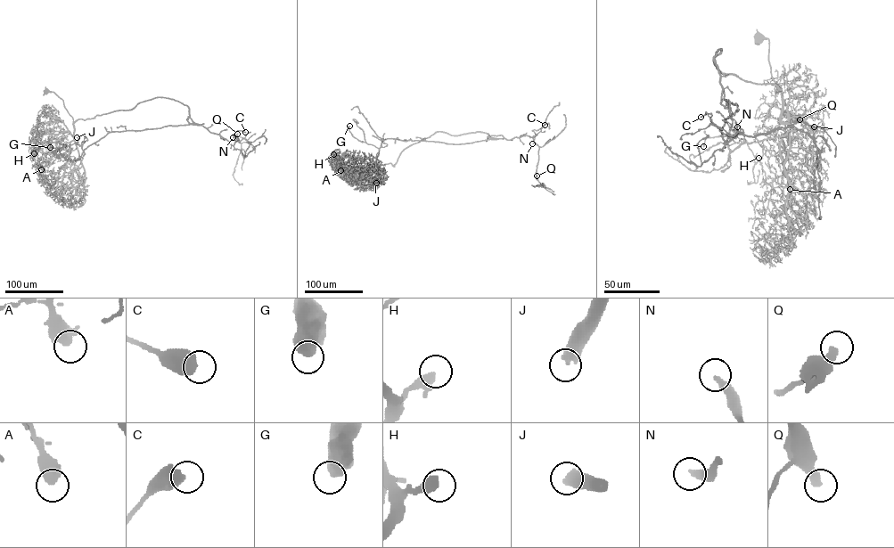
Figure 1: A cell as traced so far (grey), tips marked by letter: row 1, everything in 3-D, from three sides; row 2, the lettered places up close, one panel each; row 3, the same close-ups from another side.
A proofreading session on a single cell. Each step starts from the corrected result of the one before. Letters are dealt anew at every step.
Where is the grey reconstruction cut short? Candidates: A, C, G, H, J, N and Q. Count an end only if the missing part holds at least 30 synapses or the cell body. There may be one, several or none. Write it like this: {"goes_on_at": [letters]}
{"goes_on_at": ["J", "N", "Q"]}

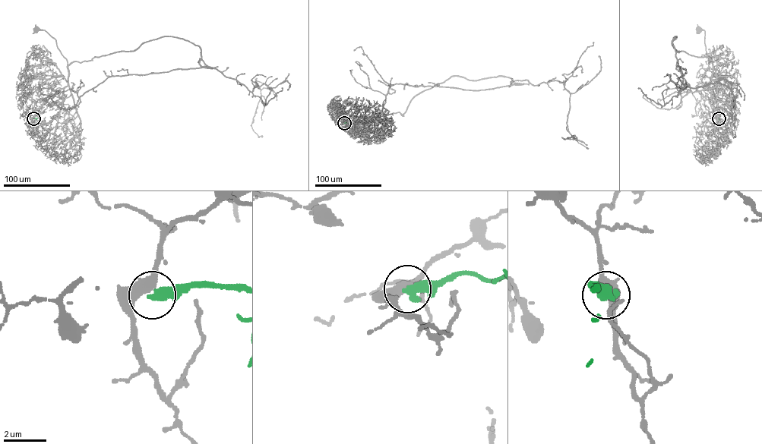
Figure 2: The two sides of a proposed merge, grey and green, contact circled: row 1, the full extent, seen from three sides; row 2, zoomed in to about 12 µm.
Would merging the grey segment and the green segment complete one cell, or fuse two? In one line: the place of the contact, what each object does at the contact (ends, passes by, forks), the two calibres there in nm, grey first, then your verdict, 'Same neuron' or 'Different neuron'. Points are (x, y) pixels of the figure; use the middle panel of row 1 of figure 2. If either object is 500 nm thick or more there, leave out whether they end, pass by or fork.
Place: (344, 123). At the ring grey passes by. At the ring green ends. Thickness 440 nm (grey) against 480 nm. Different neuron

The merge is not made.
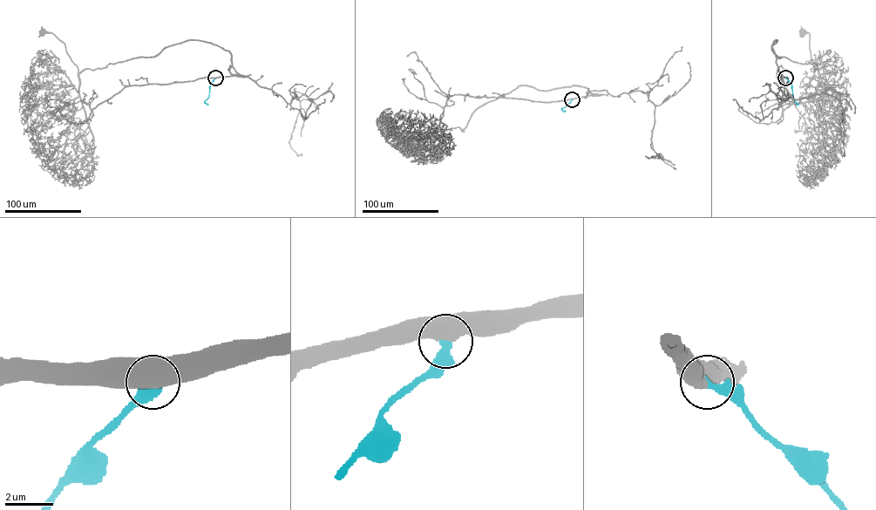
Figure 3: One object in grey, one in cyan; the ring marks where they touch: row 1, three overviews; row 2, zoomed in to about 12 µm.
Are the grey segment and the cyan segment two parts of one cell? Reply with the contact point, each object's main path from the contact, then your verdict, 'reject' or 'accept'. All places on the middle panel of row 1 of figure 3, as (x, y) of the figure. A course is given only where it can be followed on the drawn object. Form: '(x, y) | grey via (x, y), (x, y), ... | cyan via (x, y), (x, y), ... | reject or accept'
(572, 99) | grey via (572, 99), (598, 95), (579, 86), (519, 85), (478, 107), (463, 131), (435, 132), (398, 115) | cyan via (572, 99), (561, 109), (565, 112) | accept

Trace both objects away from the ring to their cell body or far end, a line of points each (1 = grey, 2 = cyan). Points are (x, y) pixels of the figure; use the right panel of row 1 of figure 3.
1: (785, 78), (778, 73), (775, 40), (771, 50), (777, 56), (812, 64), (818, 73), (809, 33), (801, 32)
2: (785, 78), (791, 84), (794, 99), (797, 105)

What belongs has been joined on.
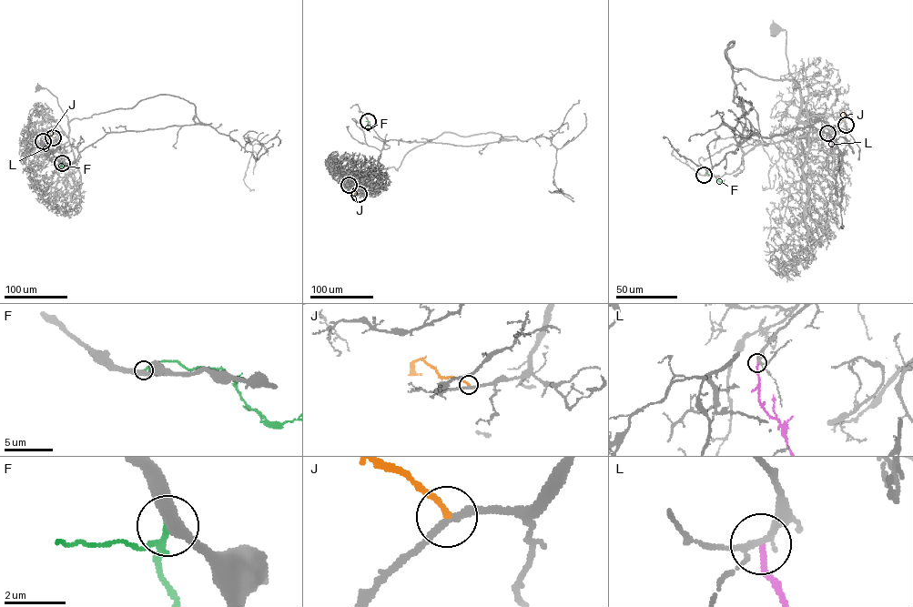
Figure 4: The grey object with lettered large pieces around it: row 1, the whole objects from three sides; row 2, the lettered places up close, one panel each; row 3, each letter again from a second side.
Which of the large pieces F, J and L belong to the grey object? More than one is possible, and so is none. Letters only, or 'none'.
none

